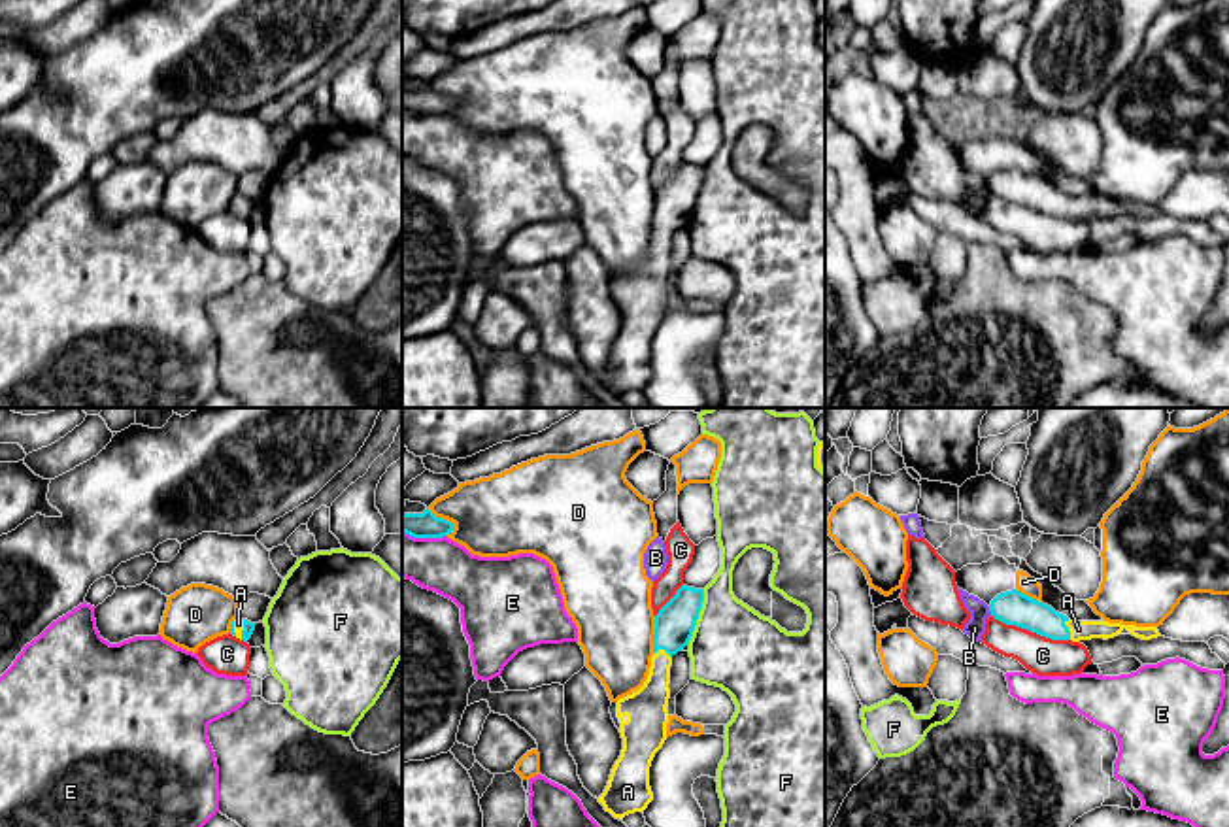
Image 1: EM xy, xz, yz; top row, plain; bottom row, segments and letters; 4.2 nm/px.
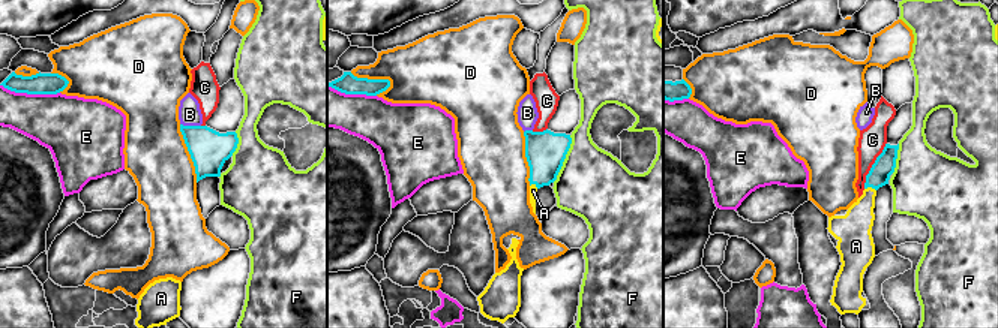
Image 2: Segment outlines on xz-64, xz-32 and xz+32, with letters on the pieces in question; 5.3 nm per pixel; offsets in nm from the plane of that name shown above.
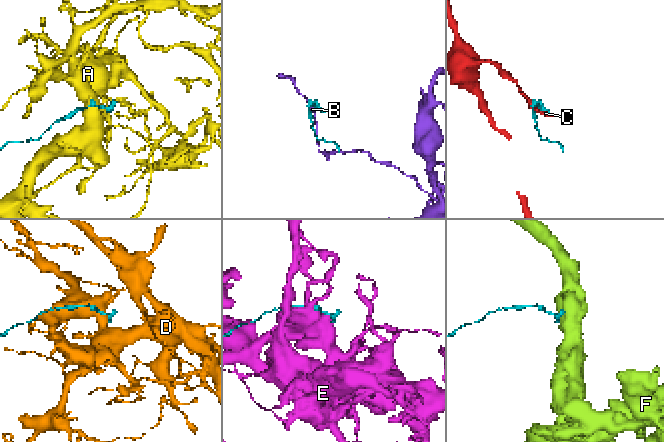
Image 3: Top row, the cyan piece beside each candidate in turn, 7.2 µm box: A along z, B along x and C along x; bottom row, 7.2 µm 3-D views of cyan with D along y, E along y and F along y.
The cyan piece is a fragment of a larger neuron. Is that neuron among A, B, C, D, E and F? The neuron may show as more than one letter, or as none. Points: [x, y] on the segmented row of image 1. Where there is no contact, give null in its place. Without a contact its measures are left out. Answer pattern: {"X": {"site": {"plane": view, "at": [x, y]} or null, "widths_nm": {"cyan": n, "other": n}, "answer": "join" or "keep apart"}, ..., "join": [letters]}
{"A": {"site": {"plane": "yz", "at": [1067, 629]}, "widths_nm": {"cyan": 140, "other": 80}, "answer": "join"}, "B": {"site": {"plane": "yz", "at": [990, 610]}, "widths_nm": {"cyan": 140, "other": 90}, "answer": "keep apart"}, "C": {"site": {"plane": "yz", "at": [1031, 631]}, "widths_nm": {"cyan": 140, "other": 160}, "answer": "keep apart"}, "D": {"site": {"plane": "xz", "at": [444, 520]}, "widths_nm": {"cyan": 110, "other": 340}, "answer": "keep apart"}, "E": {"site": {"plane": "xz", "at": [425, 537]}, "widths_nm": {"cyan": 110, "other": 240}, "answer": "keep apart"}, "F": {"site": {"plane": "xz", "at": [697, 616]}, "widths_nm": {"cyan": 170, "other": 360}, "answer": "keep apart"}, "join": ["A"]}

